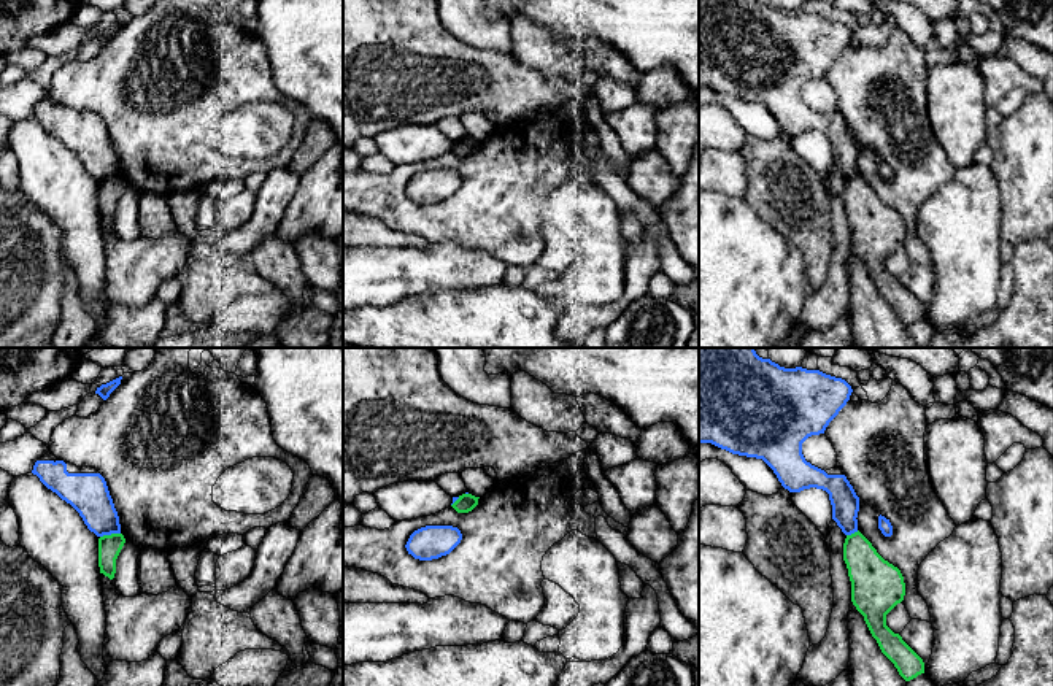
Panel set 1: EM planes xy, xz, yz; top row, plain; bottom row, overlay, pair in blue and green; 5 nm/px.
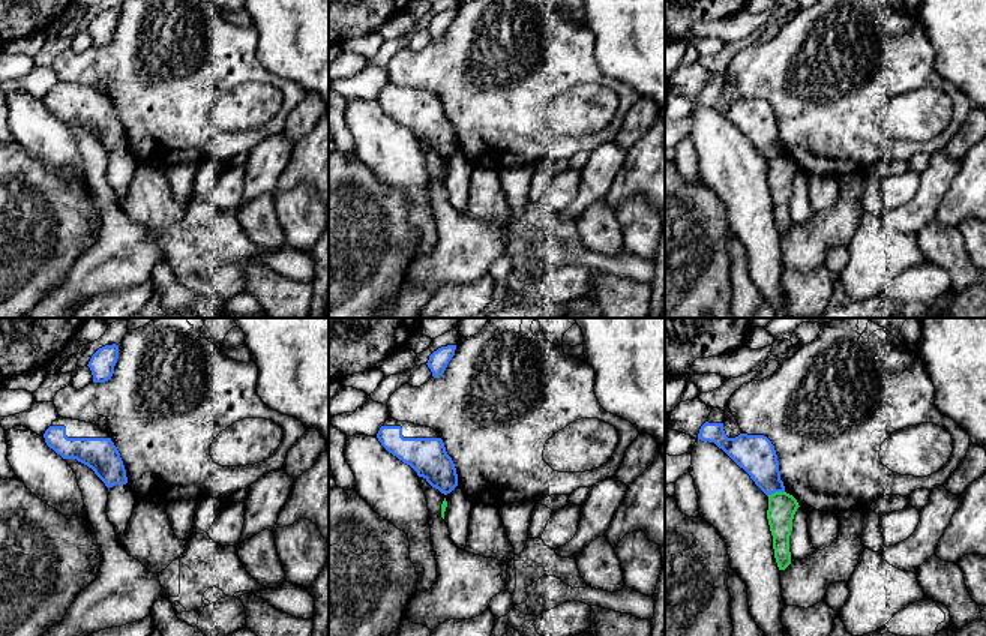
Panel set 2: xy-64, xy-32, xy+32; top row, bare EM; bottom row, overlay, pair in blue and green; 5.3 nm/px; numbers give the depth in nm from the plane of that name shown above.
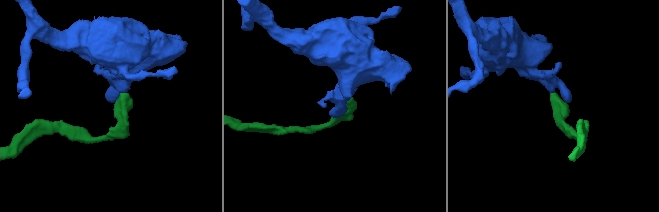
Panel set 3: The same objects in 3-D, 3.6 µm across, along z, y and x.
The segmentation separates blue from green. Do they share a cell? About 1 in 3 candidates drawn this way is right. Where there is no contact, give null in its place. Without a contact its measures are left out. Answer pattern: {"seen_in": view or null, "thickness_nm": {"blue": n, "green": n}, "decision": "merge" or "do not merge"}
{"seen_in": "xy", "thickness_nm": {"blue": 200, "green": 120}, "decision": "do not merge"}

